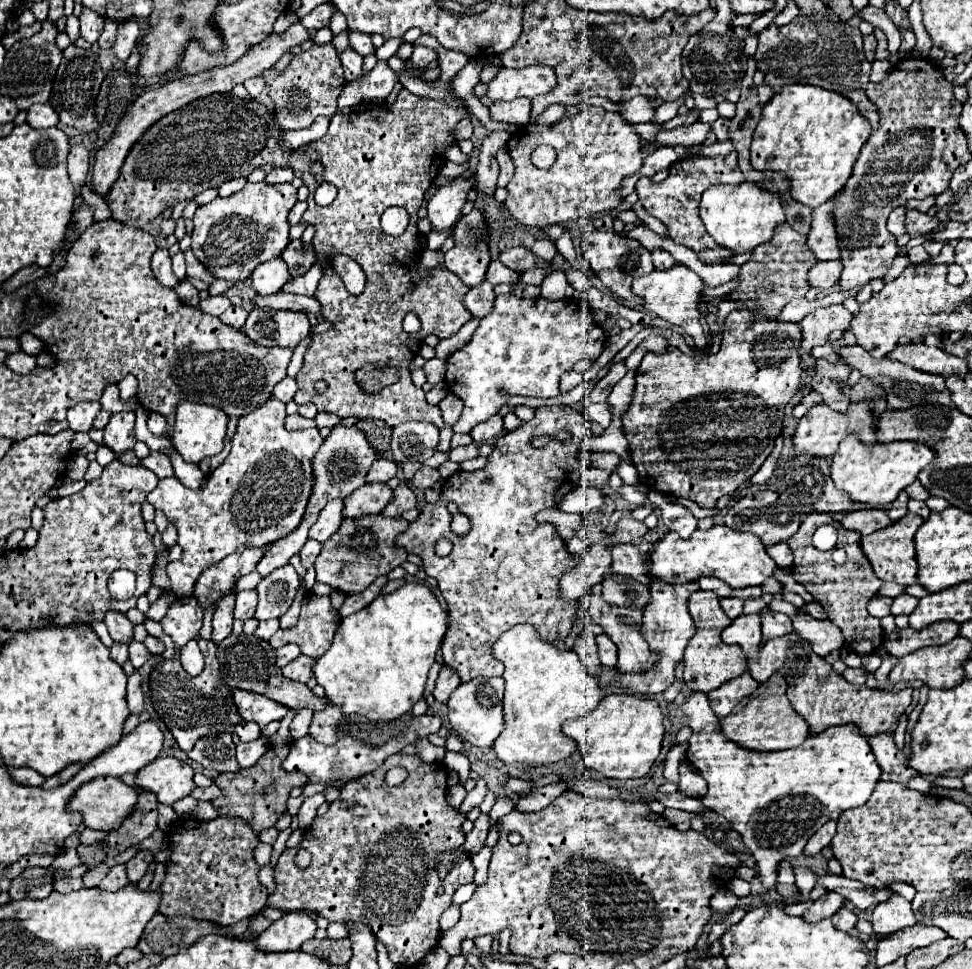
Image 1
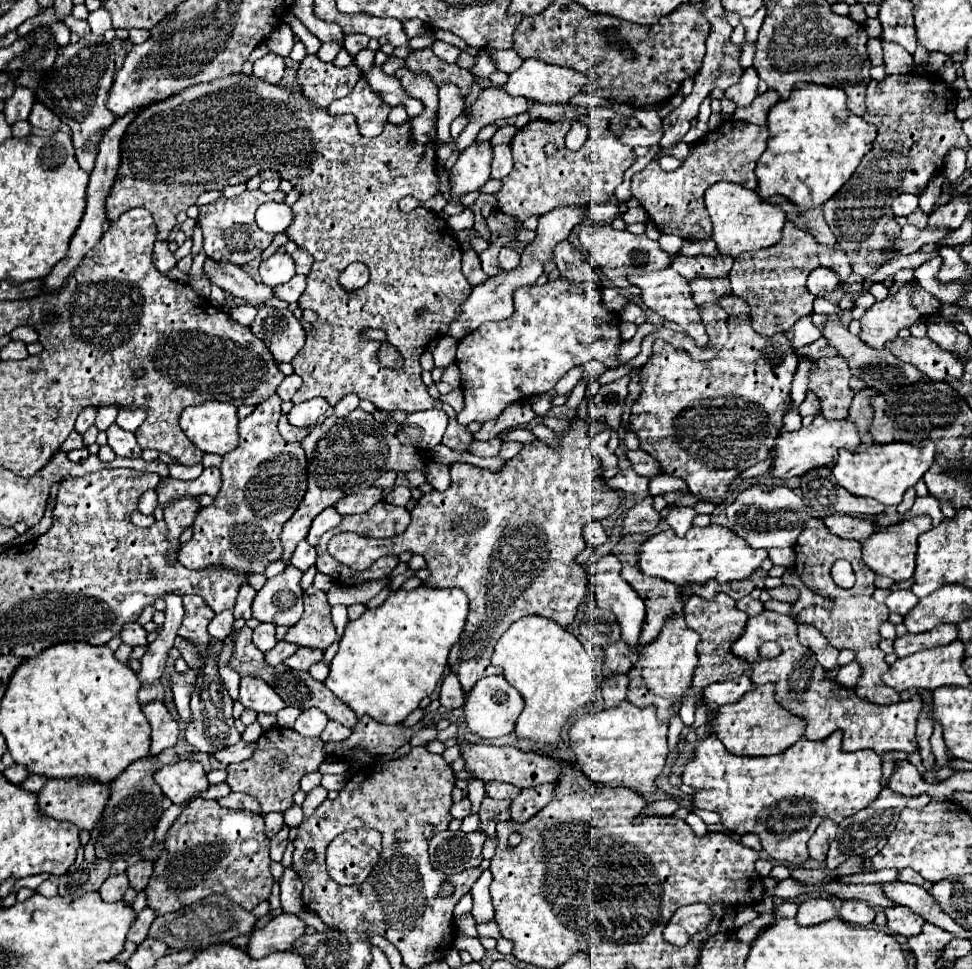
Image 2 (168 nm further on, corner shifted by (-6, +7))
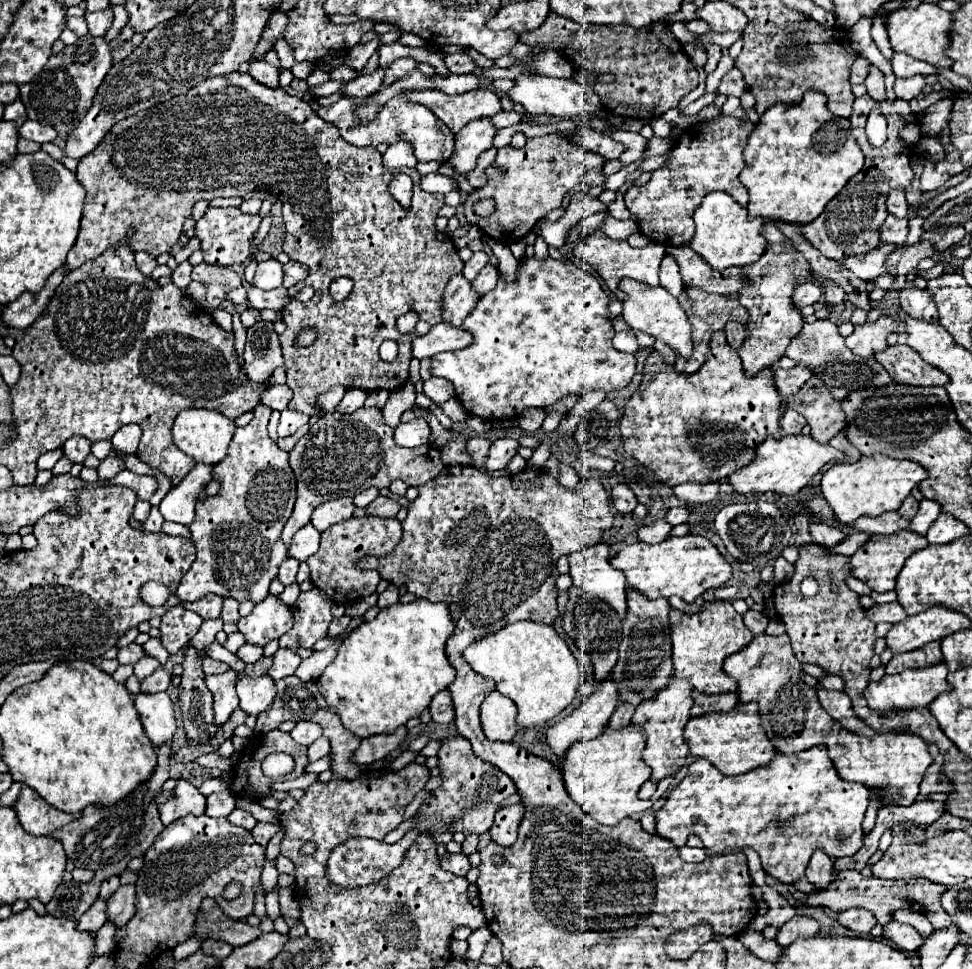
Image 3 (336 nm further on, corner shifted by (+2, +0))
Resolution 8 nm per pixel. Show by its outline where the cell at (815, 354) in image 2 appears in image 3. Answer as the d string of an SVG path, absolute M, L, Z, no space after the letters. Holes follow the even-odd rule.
M792 367L792 369L776 369L774 371L774 383L782 397L782 403L786 403L788 397L794 397L800 387L812 377L812 371L808 367Z

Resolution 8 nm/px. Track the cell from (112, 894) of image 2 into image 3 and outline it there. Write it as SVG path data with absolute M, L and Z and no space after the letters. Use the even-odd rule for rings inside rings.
M98 899L76 923L76 929L96 933L106 923L106 901Z

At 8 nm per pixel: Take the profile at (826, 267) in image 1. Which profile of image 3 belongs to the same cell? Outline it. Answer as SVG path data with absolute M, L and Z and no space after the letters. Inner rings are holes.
M804 283L798 285L792 293L792 303L800 309L806 305L818 305L822 299L822 289L816 283Z

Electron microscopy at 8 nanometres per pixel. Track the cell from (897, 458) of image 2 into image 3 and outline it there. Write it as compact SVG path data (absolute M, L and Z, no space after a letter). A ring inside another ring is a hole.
M878 453L870 457L860 457L856 463L832 465L822 475L820 491L828 501L834 517L844 525L852 525L862 515L878 517L888 511L898 511L902 501L910 495L910 491L926 477L928 473L922 465L912 461L898 461Z

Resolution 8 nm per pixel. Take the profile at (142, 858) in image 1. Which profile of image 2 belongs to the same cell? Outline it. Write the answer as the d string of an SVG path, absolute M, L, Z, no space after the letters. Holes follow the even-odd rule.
M140 860L136 864L132 864L128 870L126 870L128 878L130 878L130 886L138 890L144 890L150 876L152 876L152 862L150 860Z

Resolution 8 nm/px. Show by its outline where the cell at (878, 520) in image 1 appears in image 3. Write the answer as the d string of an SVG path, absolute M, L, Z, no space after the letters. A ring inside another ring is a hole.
M812 523L810 525L810 535L812 535L812 541L816 545L822 545L822 547L834 547L838 545L846 535L834 527L828 527L828 525L816 525Z

